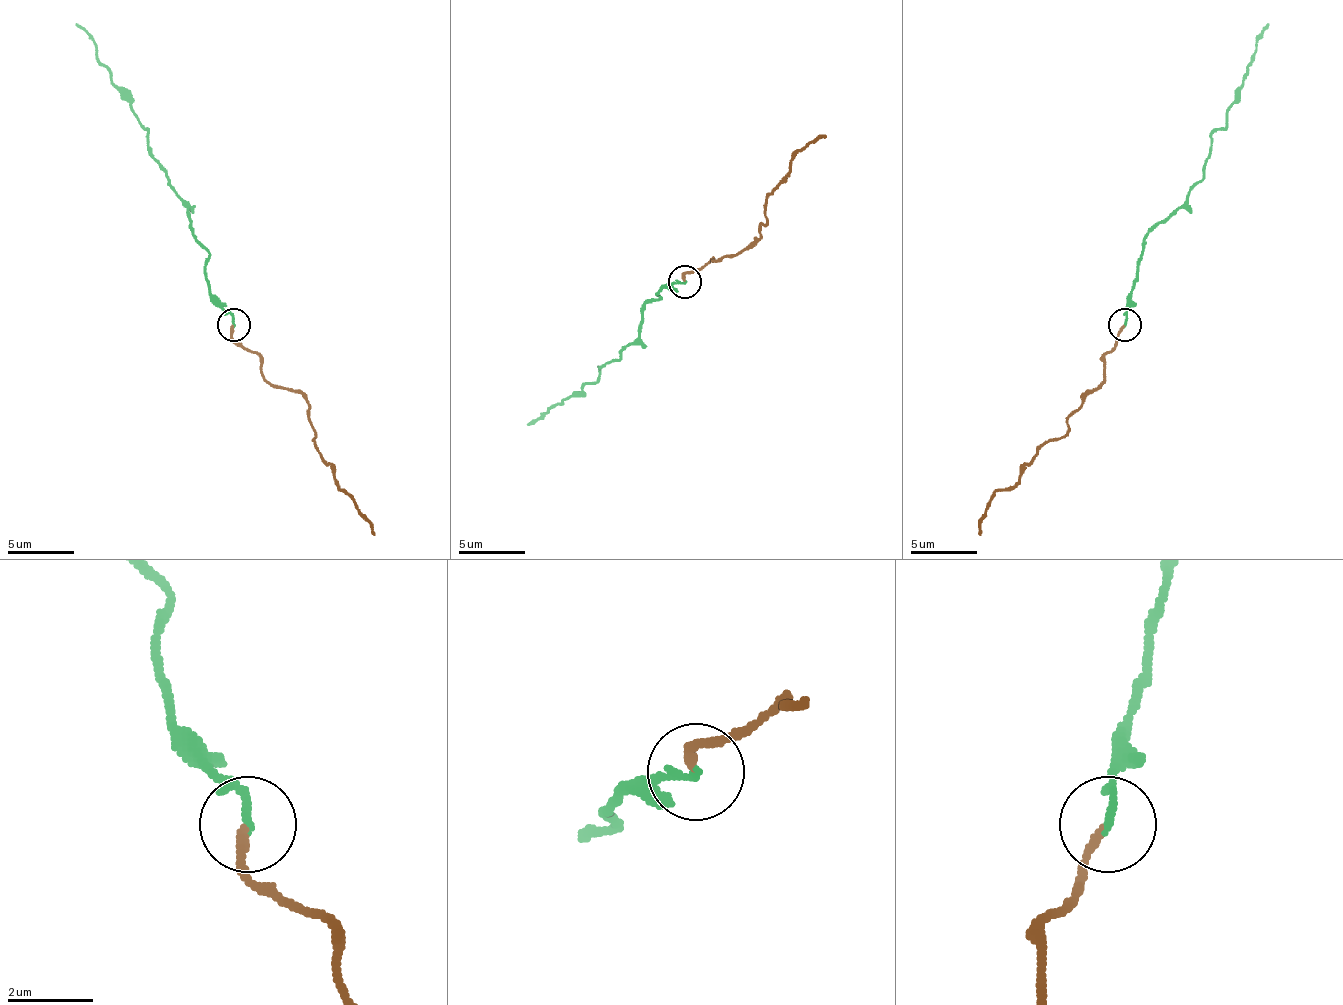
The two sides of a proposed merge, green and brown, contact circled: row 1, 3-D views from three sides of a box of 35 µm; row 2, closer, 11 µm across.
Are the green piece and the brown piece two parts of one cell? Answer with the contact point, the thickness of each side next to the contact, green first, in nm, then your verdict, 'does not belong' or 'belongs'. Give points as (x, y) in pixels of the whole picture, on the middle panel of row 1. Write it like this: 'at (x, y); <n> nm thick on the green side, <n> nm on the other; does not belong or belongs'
at (685, 281); 170 nm thick on the green side, 190 nm on the other; belongs

